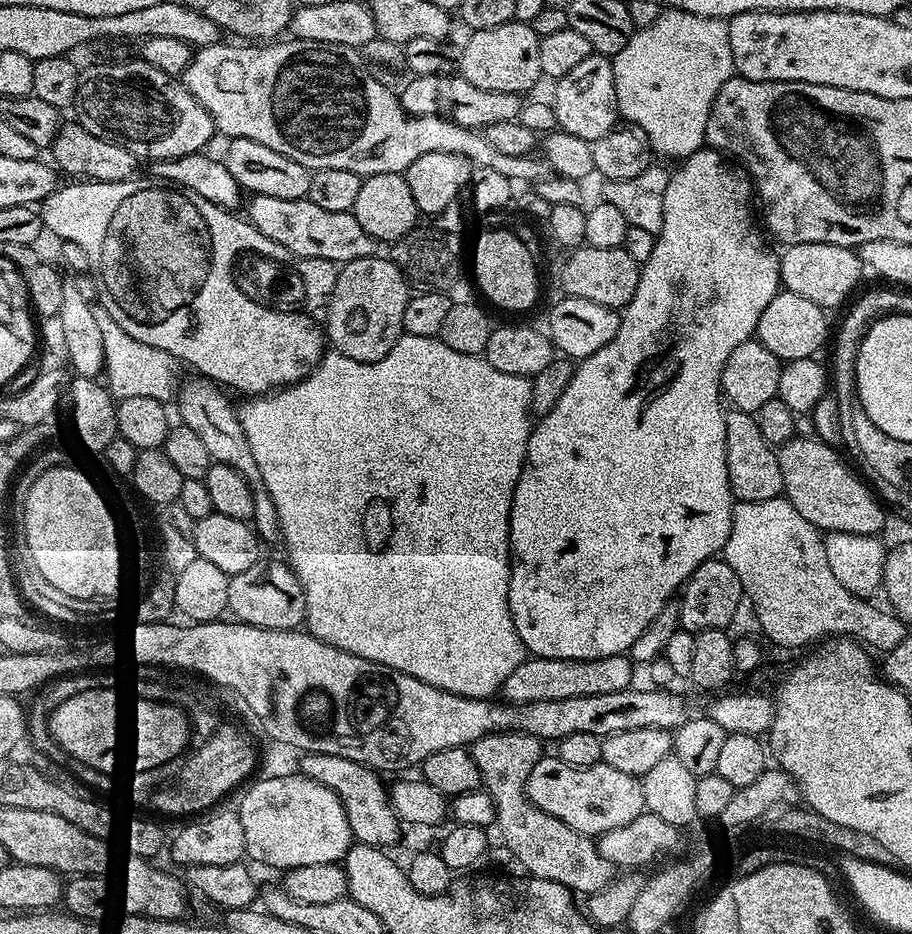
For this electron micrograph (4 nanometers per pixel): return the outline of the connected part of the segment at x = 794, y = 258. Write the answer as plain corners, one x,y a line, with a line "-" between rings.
790,244
783,249
780,256
780,279
783,287
794,294
802,294
802,298
810,298
822,309
836,308
856,288
860,280
862,265
859,255
853,249
834,246
833,244

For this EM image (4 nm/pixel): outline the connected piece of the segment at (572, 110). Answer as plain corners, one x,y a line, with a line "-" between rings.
599,54
587,56
581,64
574,66
574,70
570,70
570,74
559,77
555,84
556,93
550,96
550,103
559,131
591,142
616,127
620,98
614,86
614,70
609,57

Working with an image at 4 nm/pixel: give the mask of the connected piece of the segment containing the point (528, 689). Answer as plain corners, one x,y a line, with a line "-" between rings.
627,655
610,658
594,658
593,660
555,660
532,656
516,667
514,674
506,678
502,689
509,701
521,704
535,700
557,700
558,698
574,698
598,694
614,694
614,690
622,690
633,683
633,661

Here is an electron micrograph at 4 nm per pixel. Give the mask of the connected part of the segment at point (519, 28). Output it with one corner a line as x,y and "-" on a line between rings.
511,20
502,26
494,26
490,30
478,30
469,35
464,49
458,56
458,72
466,78
466,82
474,82
478,90
494,90
502,94
528,94
544,71
538,55
540,36
534,34
531,23
523,20

